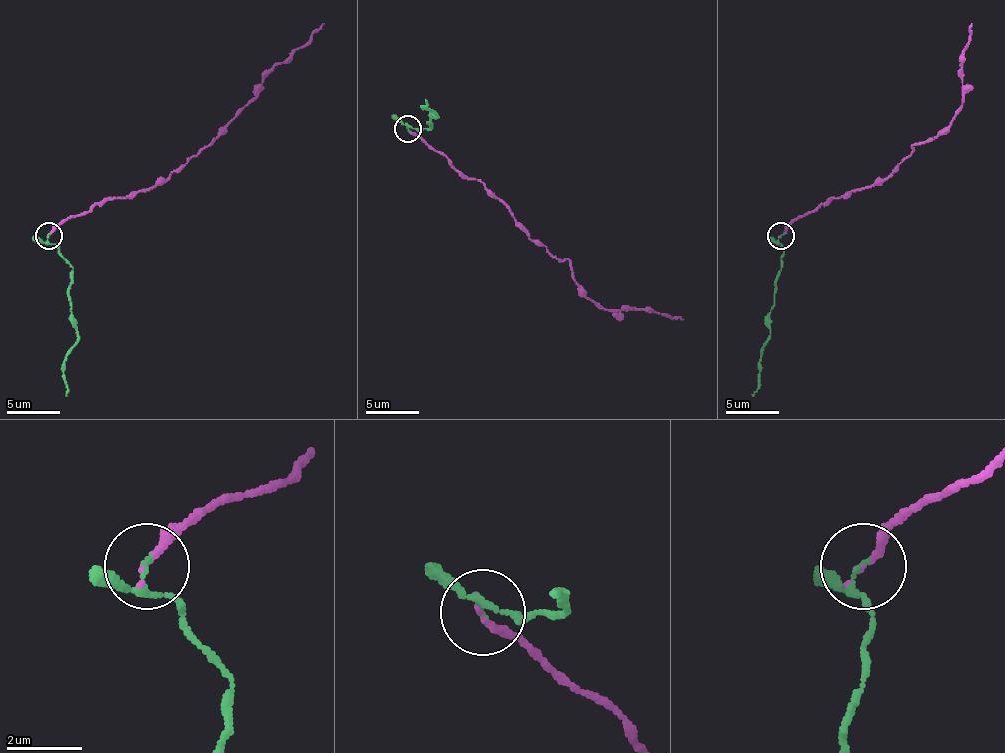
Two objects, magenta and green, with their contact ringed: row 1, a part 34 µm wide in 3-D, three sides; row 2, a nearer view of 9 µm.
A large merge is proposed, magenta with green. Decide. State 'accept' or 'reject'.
reject

